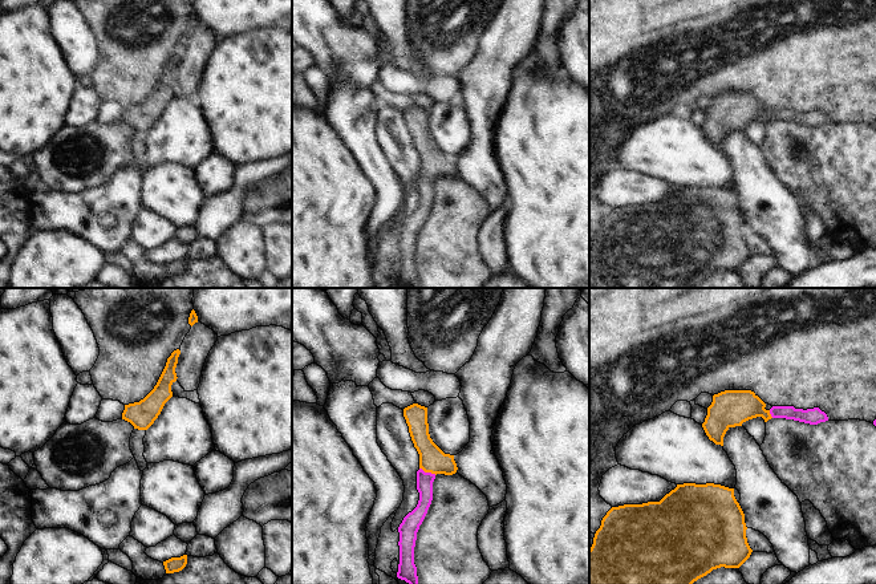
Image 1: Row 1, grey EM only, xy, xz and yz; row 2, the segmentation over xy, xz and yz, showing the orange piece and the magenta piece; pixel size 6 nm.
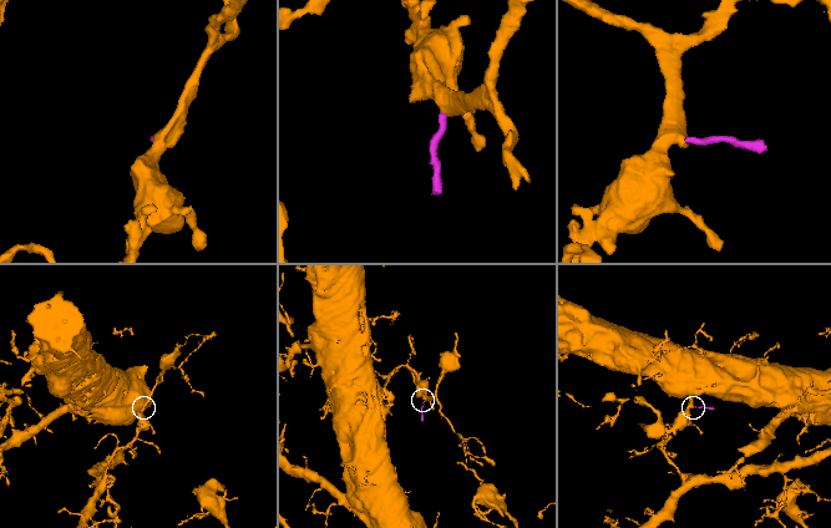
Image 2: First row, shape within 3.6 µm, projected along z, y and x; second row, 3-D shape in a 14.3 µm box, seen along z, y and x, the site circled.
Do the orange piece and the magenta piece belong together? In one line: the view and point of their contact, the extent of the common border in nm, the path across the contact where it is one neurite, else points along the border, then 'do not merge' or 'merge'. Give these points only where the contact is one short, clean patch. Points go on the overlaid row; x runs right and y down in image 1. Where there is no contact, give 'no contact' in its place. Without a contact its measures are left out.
xz (428, 471) | 110 nm | across xz (432, 459), (428, 471), (425, 481) | merge

